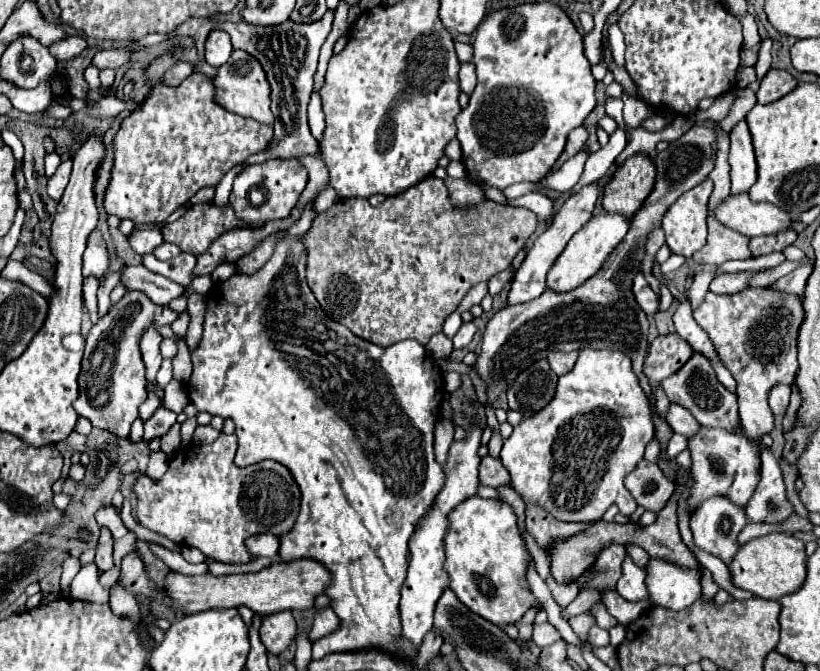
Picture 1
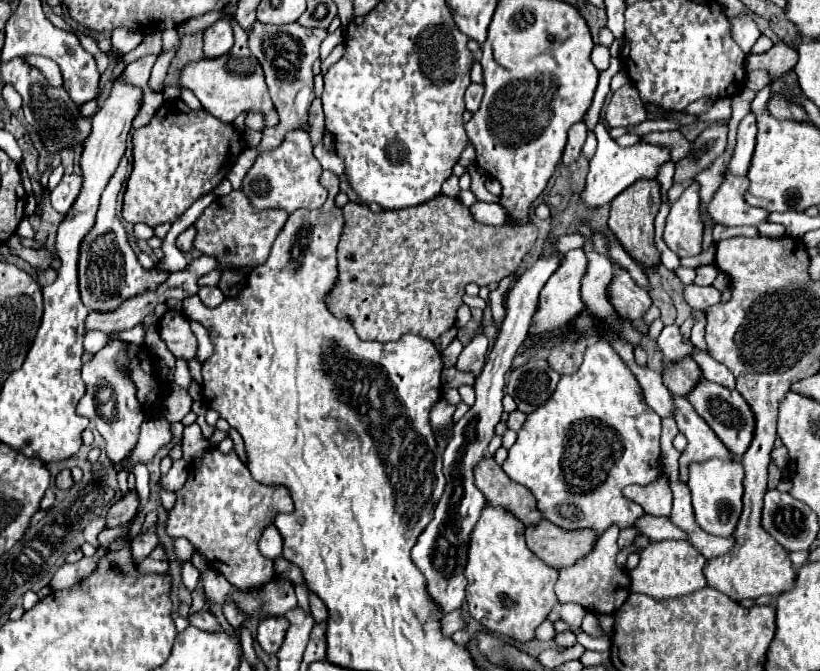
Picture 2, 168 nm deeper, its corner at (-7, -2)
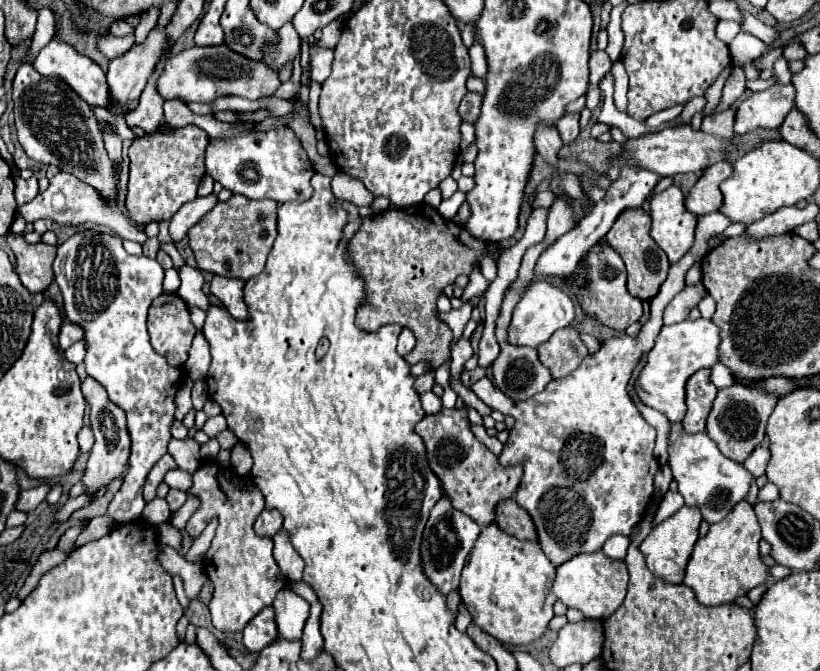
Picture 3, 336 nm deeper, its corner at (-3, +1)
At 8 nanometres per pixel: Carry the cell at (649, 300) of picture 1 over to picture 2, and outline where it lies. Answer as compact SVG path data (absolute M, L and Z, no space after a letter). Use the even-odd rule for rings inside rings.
M625 271L615 273L609 285L609 297L611 297L615 311L623 313L625 317L633 317L633 321L643 319L643 315L653 303L649 293L643 291Z

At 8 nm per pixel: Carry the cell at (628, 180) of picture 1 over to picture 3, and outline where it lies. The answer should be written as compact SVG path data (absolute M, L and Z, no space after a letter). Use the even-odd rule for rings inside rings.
M641 208L627 210L627 212L621 214L621 218L613 224L609 234L605 236L607 242L621 254L621 258L627 266L627 274L629 274L627 290L629 290L629 294L639 298L639 300L655 298L657 292L659 292L659 286L665 282L667 270L669 270L667 254L649 236L649 226L651 226L649 214L645 214Z

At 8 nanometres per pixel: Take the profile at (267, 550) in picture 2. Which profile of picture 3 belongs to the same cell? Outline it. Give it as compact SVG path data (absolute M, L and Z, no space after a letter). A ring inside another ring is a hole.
M265 508L265 510L257 516L257 520L255 520L255 532L257 532L259 536L269 536L269 538L273 538L281 526L283 526L283 518L281 518L281 514L279 514L277 510L267 510L267 508Z

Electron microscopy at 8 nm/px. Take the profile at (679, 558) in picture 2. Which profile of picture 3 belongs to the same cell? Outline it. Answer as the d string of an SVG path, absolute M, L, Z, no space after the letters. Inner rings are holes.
M683 506L679 508L675 514L671 514L667 520L663 520L661 524L657 524L651 534L641 542L639 550L647 562L647 568L655 574L661 576L665 582L671 584L681 584L683 576L685 576L685 566L687 560L693 552L693 546L697 542L697 532L699 532L699 524L701 524L701 512L697 510L697 506Z

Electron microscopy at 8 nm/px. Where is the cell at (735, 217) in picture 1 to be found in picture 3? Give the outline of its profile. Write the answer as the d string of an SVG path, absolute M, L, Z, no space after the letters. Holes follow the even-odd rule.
M717 162L713 166L709 166L699 176L695 186L689 190L689 196L685 198L685 208L697 216L717 212L721 206L719 184L725 178L729 178L731 172L733 172L733 166L729 162Z

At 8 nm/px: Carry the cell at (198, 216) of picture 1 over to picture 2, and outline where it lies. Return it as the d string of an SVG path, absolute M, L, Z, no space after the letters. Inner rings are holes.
M231 191L229 195L213 201L195 221L193 227L197 229L197 235L193 239L193 247L205 255L217 257L223 265L257 267L267 261L271 245L281 227L285 225L287 217L289 215L279 209L255 211L243 191Z

